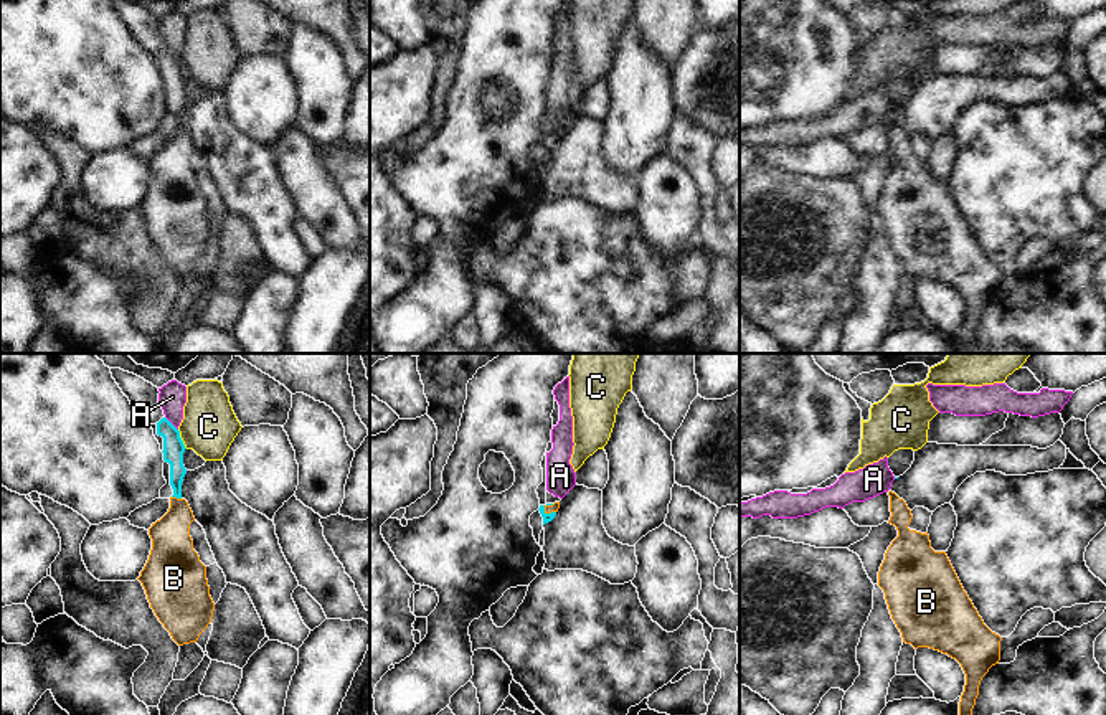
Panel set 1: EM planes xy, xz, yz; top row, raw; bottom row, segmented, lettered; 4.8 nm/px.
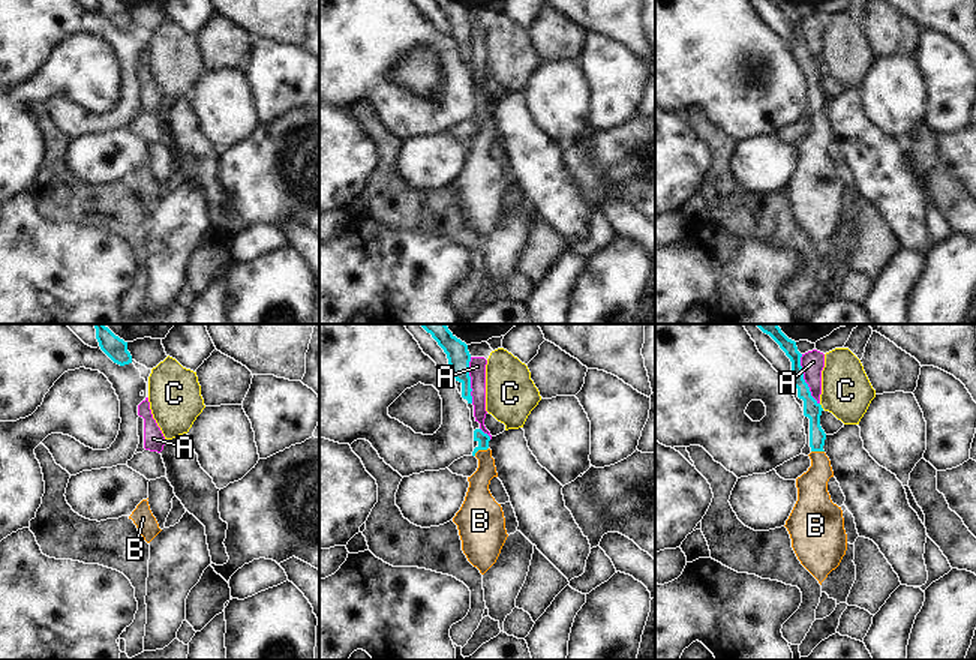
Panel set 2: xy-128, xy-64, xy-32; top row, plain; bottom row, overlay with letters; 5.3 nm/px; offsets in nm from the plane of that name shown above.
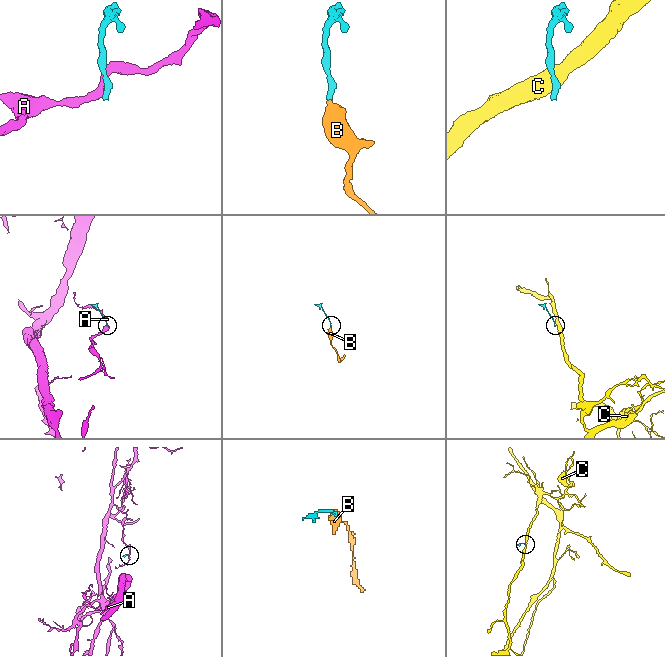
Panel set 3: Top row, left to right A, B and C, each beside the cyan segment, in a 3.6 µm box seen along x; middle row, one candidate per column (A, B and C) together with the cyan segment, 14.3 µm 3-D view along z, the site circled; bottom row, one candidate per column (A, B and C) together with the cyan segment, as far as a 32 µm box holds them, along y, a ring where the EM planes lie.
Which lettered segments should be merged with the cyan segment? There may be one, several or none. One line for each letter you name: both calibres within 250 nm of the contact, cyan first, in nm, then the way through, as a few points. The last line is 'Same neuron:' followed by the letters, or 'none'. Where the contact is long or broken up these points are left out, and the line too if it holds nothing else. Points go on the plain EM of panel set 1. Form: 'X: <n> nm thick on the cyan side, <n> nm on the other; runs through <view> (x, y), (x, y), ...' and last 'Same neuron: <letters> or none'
B: 110 nm thick on the cyan side, 200 nm on the other; runs through xy (174, 78), (177, 127), (172, 177)
Same neuron: B

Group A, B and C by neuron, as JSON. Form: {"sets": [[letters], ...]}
{"sets": [["A"], ["B"], ["C"]]}

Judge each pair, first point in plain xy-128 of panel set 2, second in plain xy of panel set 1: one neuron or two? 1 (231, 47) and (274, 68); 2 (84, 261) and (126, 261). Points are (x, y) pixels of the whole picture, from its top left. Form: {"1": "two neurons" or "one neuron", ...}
{"1": "two neurons", "2": "two neurons"}

